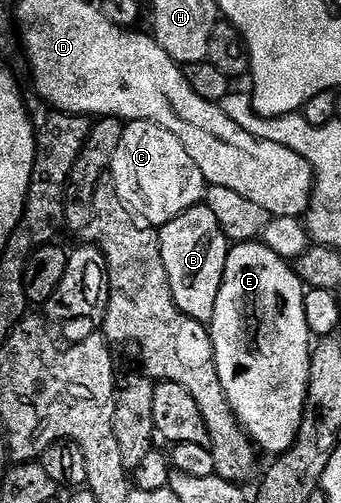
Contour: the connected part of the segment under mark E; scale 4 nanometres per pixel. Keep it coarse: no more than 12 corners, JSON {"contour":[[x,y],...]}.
{"contour":[[230,247],[207,327],[225,399],[262,453],[305,421],[306,285]]}

